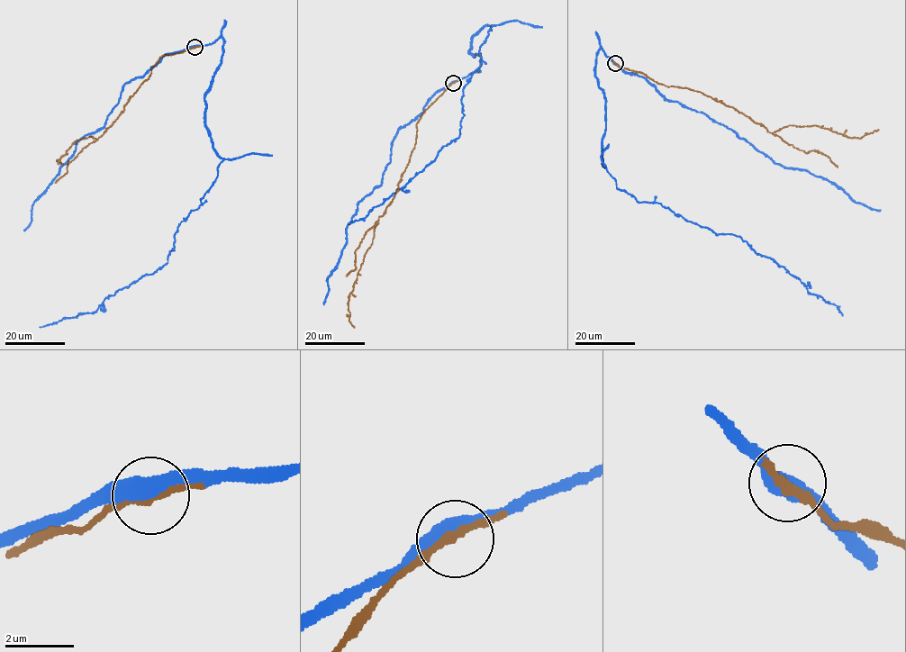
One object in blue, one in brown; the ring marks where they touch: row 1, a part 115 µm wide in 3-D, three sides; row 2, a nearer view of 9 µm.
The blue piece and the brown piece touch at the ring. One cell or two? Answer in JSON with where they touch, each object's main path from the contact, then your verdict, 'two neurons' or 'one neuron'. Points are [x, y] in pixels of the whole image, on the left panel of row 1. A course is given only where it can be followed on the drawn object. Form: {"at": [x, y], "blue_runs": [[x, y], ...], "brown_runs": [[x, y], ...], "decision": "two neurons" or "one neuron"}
{"at": [194, 47], "blue_runs": [[194, 47], [222, 39], [204, 97], [222, 160], [215, 179], [177, 227], [167, 264], [95, 312], [39, 327]], "brown_runs": [[194, 47], [162, 57], [105, 131], [96, 140], [90, 136], [77, 140], [58, 164], [63, 163]], "decision": "one neuron"}

